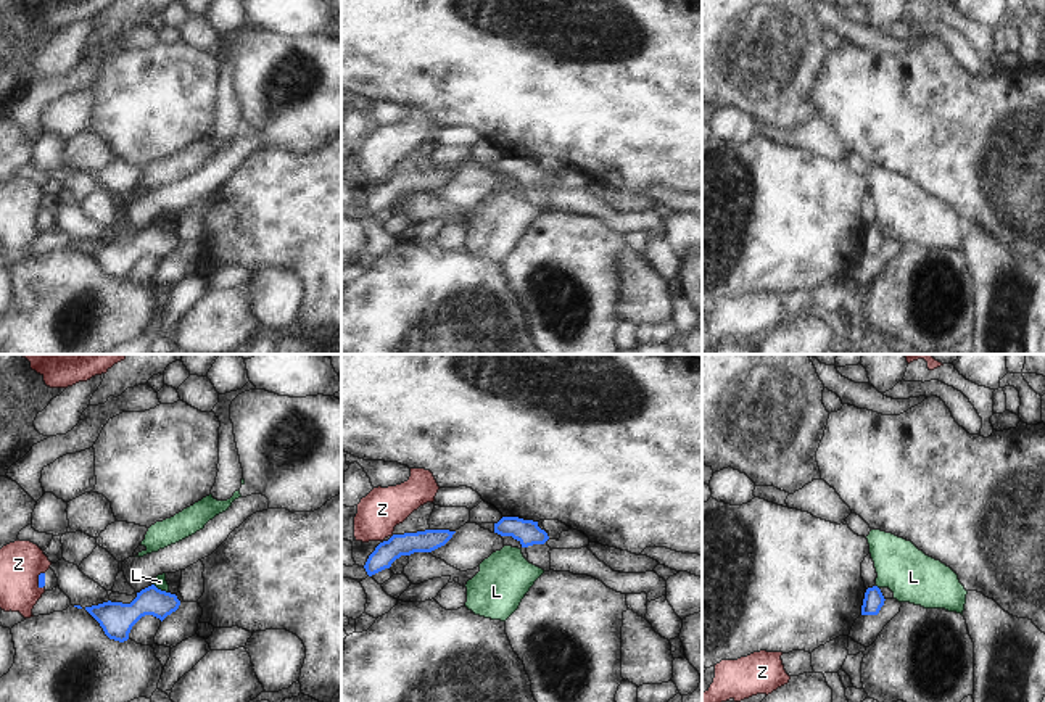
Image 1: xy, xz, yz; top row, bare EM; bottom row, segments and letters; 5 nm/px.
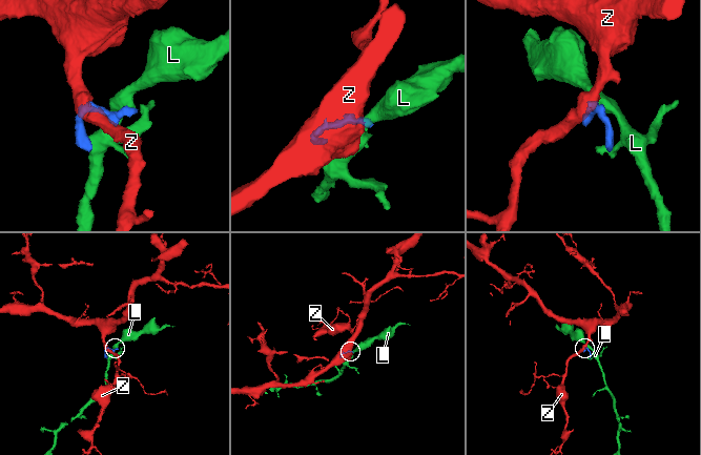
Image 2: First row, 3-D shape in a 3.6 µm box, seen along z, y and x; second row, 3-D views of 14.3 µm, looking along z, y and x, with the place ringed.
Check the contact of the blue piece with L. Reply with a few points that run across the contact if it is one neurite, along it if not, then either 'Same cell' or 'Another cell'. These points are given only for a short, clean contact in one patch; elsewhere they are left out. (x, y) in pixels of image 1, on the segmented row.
Line: xy (153, 583), (166, 593). Another cell

